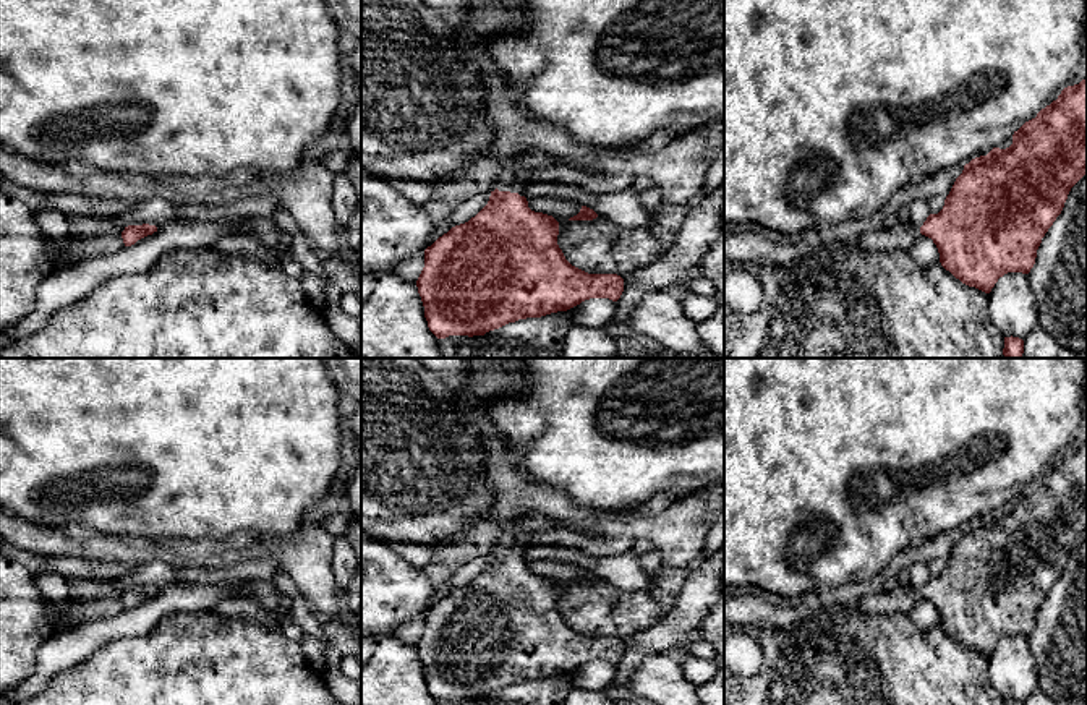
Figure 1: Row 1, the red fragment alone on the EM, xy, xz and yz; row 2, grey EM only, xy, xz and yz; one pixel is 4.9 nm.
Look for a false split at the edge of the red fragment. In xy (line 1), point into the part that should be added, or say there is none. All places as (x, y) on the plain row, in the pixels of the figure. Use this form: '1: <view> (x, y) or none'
1: none

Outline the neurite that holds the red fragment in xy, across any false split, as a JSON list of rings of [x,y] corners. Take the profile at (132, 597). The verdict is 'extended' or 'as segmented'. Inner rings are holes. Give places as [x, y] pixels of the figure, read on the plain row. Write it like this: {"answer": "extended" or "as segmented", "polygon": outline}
{"answer": "as segmented", "polygon": [[[143,587],[143,588],[128,588],[125,590],[125,593],[121,595],[121,601],[125,609],[131,609],[134,608],[138,603],[152,598],[154,595],[157,595],[156,588],[149,588],[149,587]]]}

